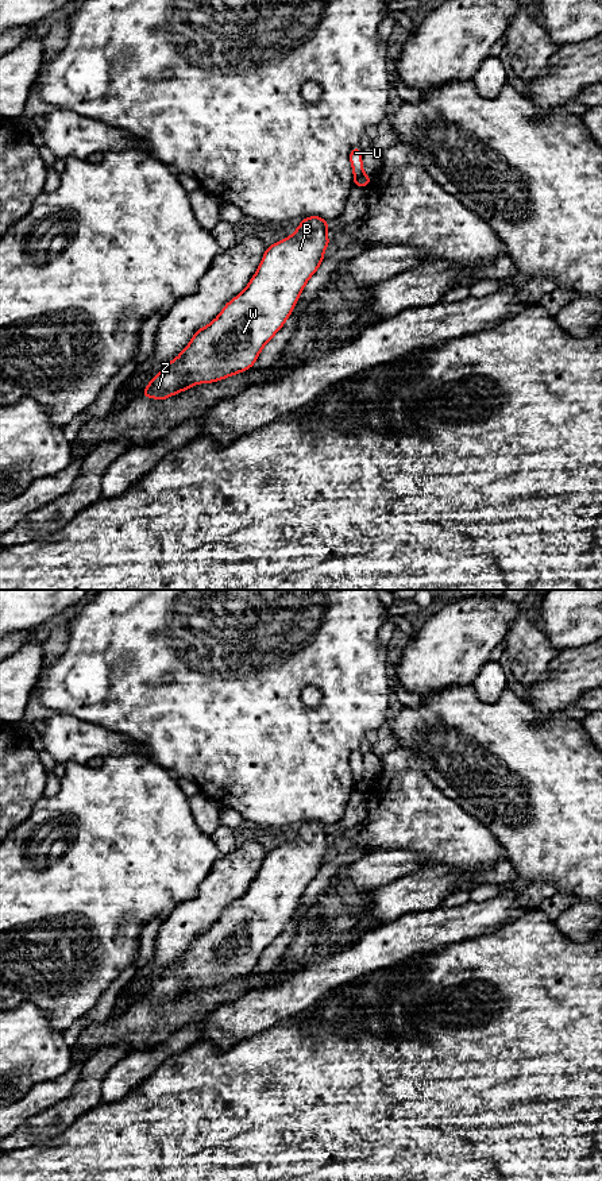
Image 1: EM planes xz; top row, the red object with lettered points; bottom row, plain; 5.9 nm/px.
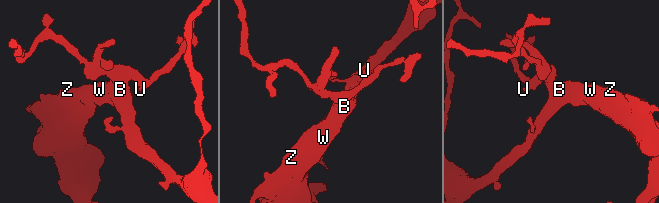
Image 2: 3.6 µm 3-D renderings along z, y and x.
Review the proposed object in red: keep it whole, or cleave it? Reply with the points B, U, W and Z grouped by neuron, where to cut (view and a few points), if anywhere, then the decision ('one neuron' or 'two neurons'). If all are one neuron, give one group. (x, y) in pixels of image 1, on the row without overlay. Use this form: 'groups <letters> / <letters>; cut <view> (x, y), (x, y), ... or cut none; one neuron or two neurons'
groups B U W Z; cut none; one neuron

